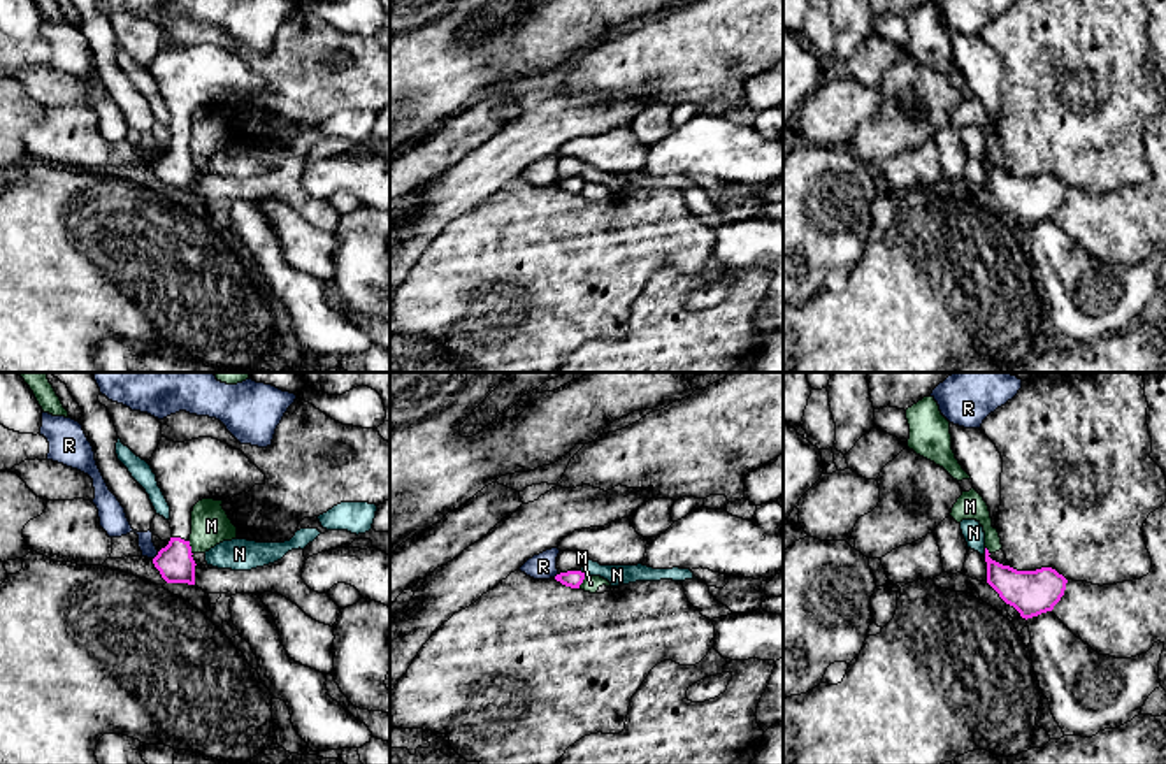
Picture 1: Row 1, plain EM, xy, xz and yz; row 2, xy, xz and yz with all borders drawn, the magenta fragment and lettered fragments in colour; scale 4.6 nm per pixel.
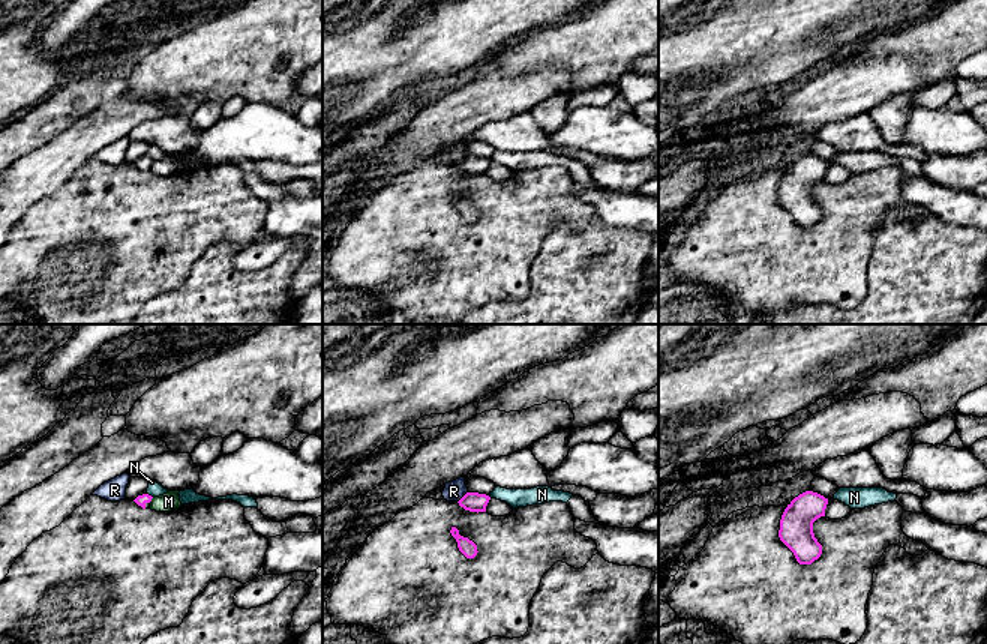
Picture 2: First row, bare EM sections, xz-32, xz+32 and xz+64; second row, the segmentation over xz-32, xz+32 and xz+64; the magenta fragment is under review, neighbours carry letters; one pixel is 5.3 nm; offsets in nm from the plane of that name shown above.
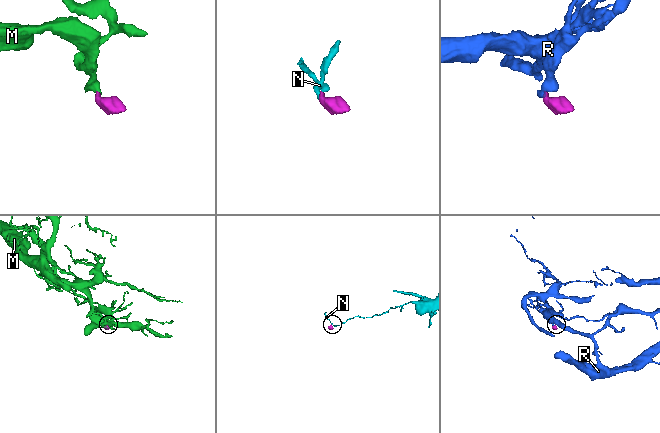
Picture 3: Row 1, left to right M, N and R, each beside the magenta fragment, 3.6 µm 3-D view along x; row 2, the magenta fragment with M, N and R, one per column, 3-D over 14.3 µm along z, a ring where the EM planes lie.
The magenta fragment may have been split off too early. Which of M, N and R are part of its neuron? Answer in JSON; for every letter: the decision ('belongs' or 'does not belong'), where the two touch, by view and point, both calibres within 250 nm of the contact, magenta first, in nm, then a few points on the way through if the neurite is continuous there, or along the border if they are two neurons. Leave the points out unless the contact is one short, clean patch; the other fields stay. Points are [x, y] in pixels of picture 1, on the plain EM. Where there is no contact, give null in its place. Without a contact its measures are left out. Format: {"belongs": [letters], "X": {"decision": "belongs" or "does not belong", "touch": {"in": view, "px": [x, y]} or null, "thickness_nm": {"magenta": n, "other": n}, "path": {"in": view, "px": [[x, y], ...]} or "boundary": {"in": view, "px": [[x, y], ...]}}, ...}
{"belongs": [], "M": {"decision": "does not belong", "touch": {"in": "xy", "px": [190, 155]}, "thickness_nm": {"magenta": 160, "other": 180}, "boundary": {"in": "xy", "px": [[188, 148], [192, 160]]}}, "N": {"decision": "does not belong", "touch": {"in": "yz", "px": [986, 158]}, "thickness_nm": {"magenta": 180, "other": 100}, "boundary": {"in": "yz", "px": [[984, 155], [986, 162]]}}, "R": {"decision": "does not belong", "touch": {"in": "xy", "px": [157, 162]}, "thickness_nm": {"magenta": 160, "other": 120}, "boundary": {"in": "xy", "px": [[158, 158], [153, 165]]}}}

